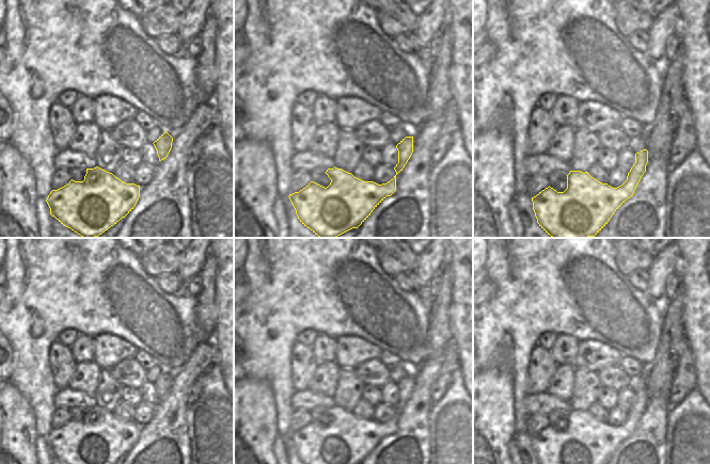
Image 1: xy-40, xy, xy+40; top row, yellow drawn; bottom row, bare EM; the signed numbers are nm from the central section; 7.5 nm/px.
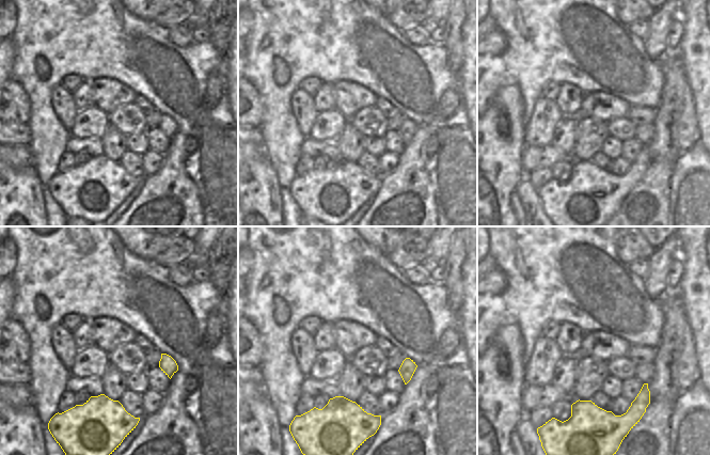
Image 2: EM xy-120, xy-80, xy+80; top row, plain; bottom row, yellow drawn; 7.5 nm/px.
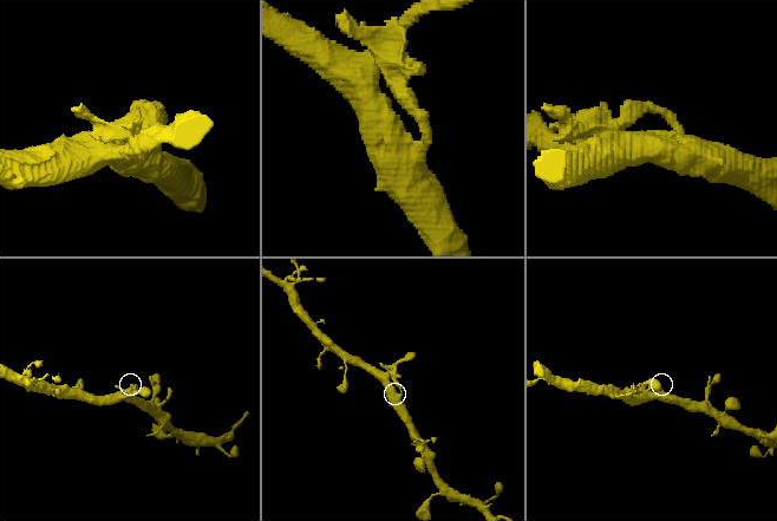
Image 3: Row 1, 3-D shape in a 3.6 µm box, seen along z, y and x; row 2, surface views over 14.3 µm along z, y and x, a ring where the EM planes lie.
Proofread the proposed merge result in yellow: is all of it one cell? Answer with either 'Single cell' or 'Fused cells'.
Fused cells.

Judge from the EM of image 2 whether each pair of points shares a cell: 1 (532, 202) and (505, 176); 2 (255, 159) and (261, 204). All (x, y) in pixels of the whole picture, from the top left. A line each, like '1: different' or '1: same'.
1: different
2: same

